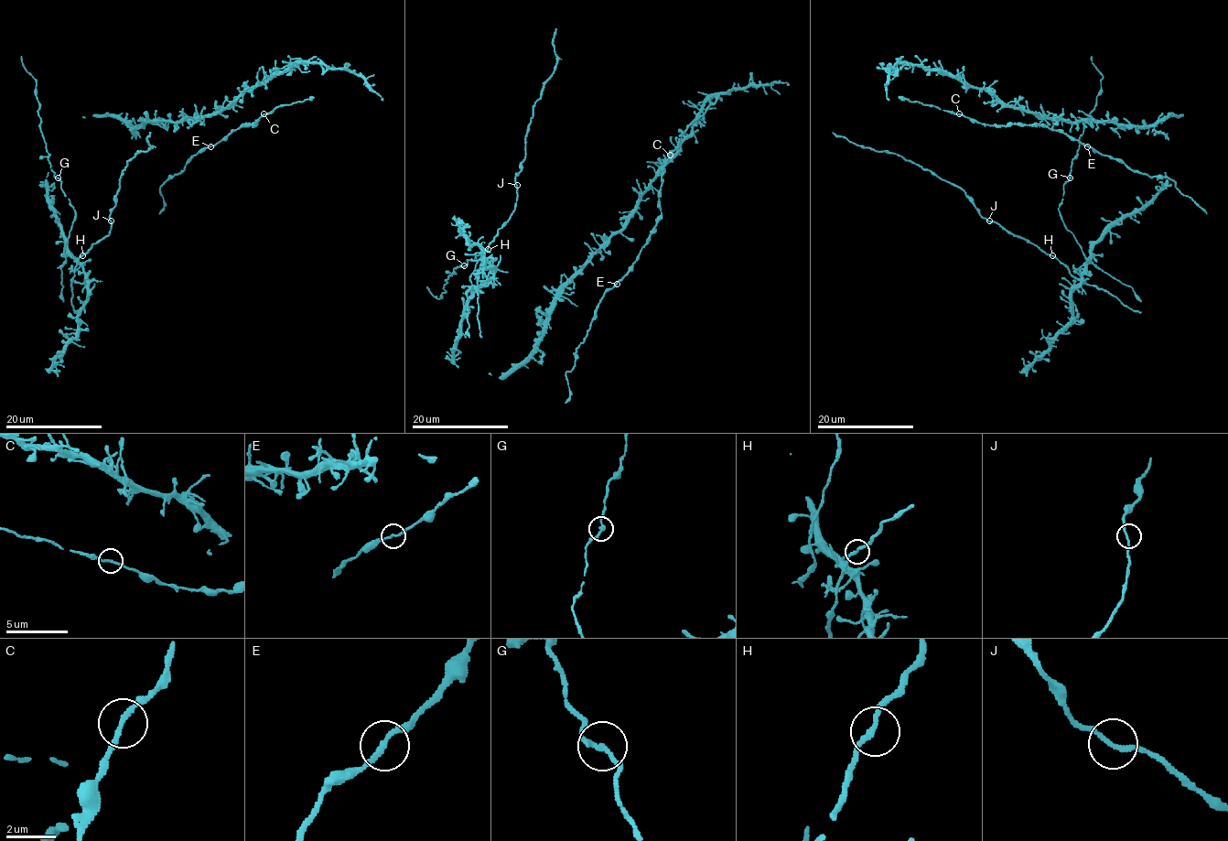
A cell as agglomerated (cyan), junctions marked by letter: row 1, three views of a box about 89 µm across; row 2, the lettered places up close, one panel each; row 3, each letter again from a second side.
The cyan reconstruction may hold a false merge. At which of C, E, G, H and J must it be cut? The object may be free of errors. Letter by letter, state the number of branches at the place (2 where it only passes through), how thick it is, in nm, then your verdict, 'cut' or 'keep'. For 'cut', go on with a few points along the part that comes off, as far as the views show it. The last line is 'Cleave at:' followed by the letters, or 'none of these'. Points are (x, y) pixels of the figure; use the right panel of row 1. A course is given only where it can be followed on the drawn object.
C: 2 branches meet; 180 nm thick; keep
E: 2 branches meet; 190 nm thick; keep
G: 2 branches meet; 180 nm thick; keep
H: 2 branches meet; 190 nm thick; keep
J: 2 branches meet; 180 nm thick; keep
Cleave at: none of these

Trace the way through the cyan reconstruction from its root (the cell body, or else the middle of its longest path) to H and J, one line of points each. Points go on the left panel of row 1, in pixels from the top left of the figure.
H: (48, 173), (48, 201), (68, 253), (85, 274), (85, 281), (78, 283), (72, 281), (74, 269), (82, 255)
J: (48, 173), (48, 201), (68, 253), (85, 274), (82, 283), (74, 282), (78, 260), (109, 234), (111, 221)

